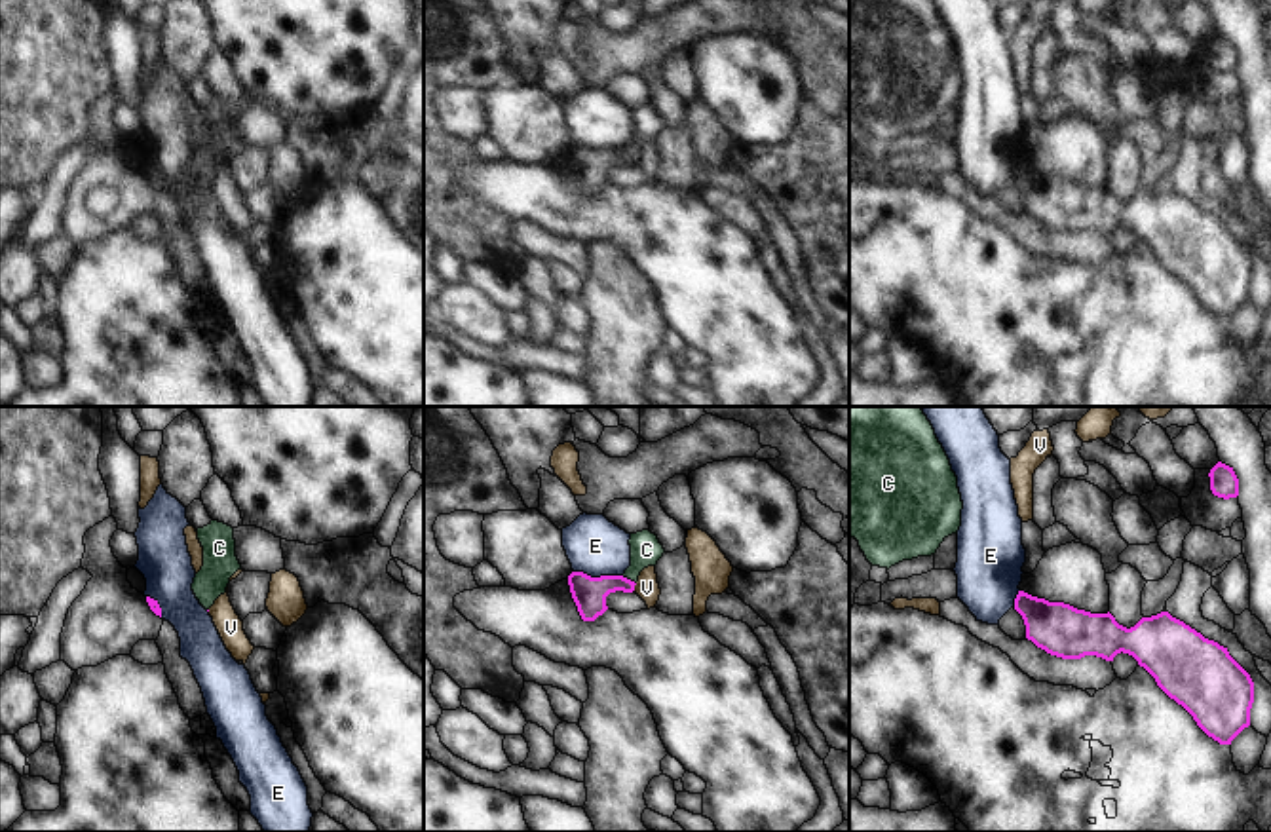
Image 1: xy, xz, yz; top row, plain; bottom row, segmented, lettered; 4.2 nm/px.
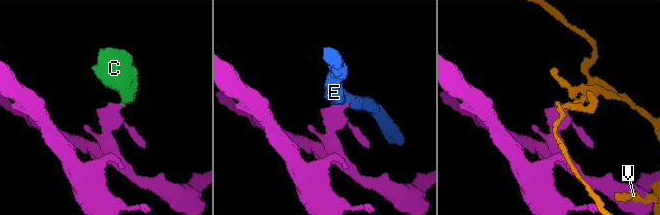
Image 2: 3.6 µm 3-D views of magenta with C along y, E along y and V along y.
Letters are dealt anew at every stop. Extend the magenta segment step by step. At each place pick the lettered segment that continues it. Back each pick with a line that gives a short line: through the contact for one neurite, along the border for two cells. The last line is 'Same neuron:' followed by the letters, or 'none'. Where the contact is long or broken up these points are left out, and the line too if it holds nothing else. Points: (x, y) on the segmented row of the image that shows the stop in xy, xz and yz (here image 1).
C: line xz (589, 593), (629, 580), (646, 549)
Same neuron: C

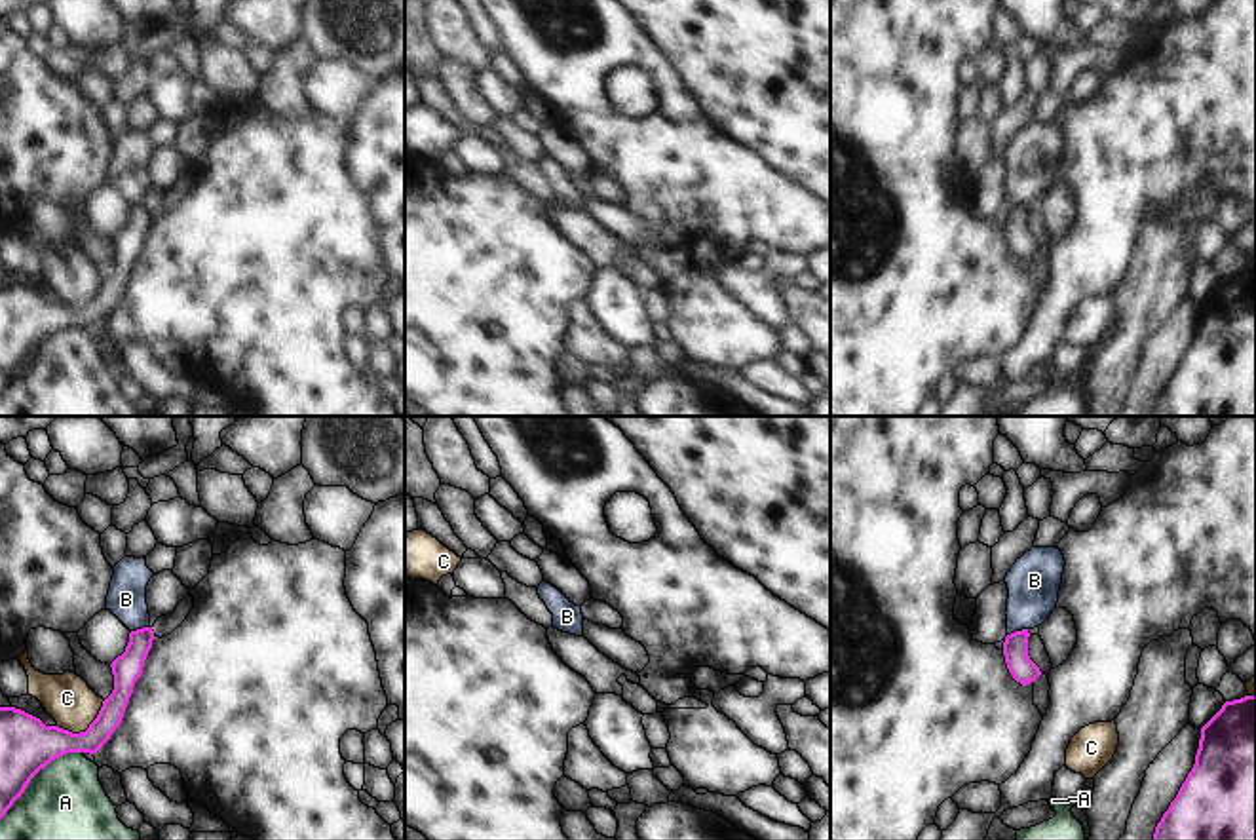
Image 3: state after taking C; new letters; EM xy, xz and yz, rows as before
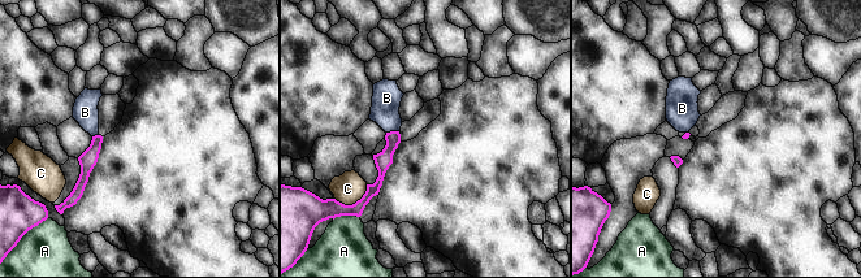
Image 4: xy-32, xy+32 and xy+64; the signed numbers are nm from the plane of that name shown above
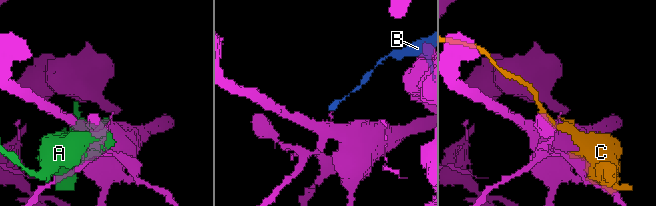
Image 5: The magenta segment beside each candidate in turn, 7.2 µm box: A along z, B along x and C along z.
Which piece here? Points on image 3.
Same neuron: none

